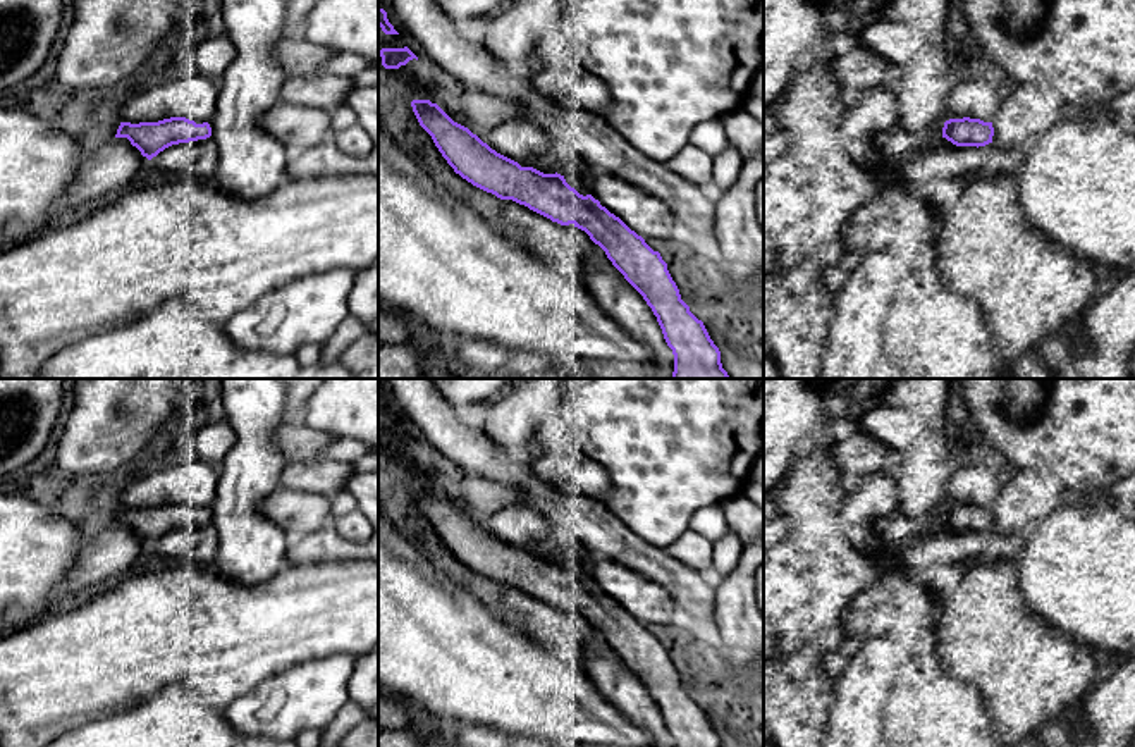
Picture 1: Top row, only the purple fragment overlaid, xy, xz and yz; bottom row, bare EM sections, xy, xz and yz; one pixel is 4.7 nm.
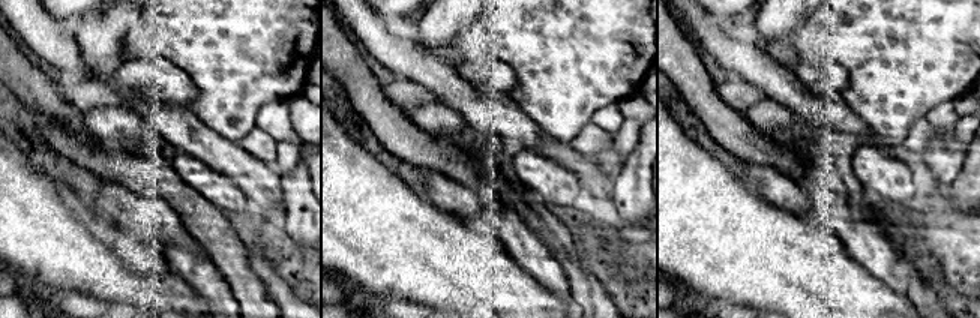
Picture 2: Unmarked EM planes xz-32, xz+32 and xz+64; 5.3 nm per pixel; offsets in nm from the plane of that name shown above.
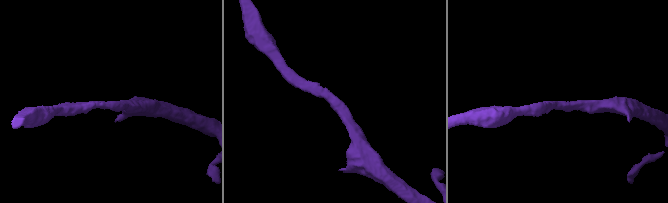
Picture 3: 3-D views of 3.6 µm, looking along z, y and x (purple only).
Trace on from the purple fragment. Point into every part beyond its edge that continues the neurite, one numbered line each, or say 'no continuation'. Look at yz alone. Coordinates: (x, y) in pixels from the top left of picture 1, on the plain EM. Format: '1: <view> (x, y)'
no continuation

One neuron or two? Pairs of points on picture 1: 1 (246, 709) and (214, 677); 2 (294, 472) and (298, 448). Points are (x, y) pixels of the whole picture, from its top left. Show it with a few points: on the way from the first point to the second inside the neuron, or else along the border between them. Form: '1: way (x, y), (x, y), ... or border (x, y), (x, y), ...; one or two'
1: border (270, 677), (222, 709); two
2: border (320, 456), (289, 462); two

